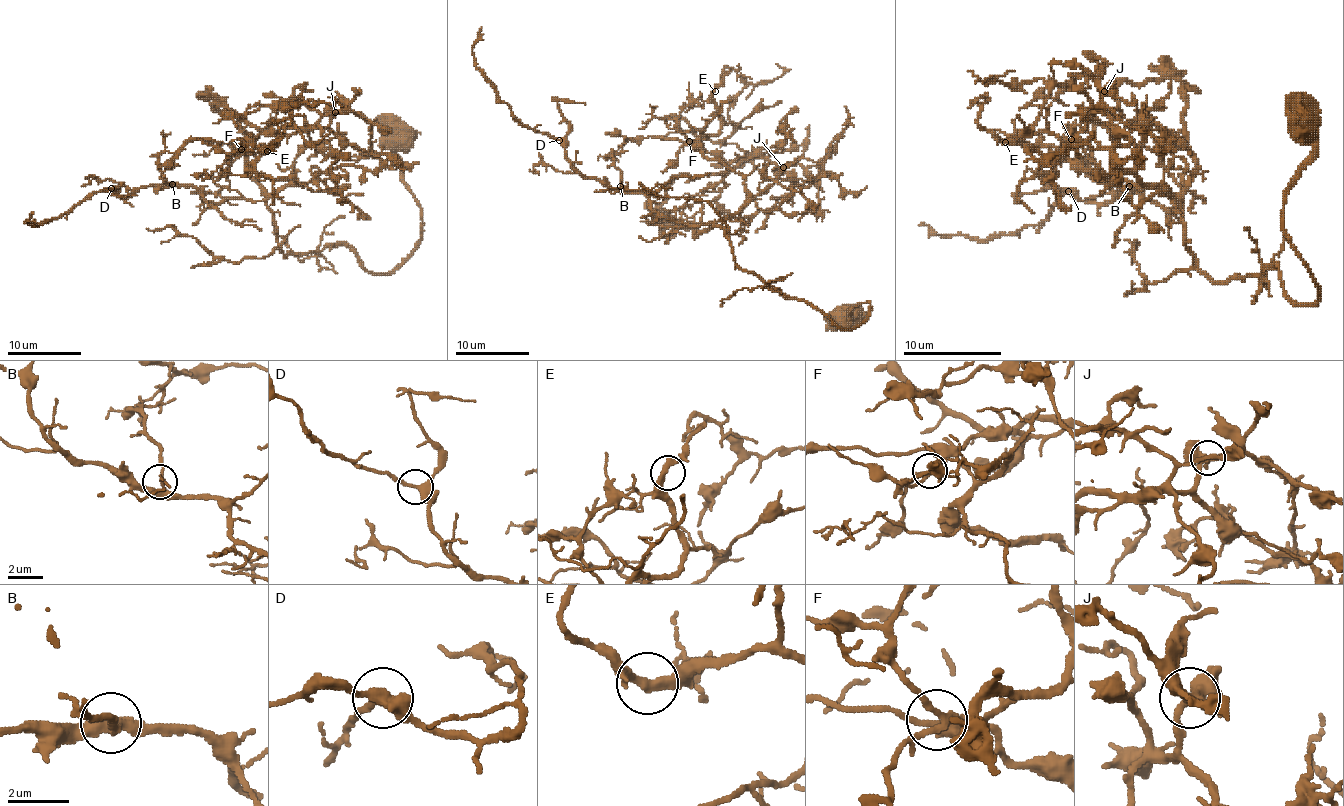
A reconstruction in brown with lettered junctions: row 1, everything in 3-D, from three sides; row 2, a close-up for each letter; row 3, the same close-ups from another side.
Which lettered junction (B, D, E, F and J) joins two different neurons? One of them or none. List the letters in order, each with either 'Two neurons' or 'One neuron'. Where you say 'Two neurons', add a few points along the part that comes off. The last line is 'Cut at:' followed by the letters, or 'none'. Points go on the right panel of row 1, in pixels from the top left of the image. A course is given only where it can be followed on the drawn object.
B: One neuron
D: One neuron
E: One neuron
F: One neuron
J: One neuron
Cut at: none

